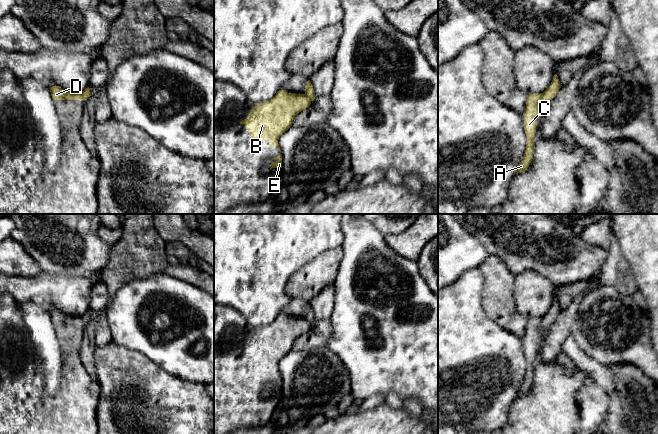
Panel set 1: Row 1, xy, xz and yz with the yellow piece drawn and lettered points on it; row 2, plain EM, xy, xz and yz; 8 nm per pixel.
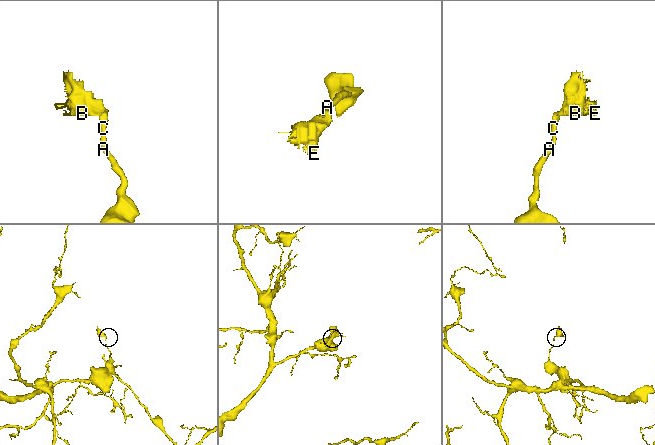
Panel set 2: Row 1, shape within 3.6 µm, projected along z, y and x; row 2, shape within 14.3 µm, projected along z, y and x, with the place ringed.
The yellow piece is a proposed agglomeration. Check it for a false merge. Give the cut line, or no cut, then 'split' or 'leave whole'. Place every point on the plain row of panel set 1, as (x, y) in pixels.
cut xy (81, 316), (84, 323); split

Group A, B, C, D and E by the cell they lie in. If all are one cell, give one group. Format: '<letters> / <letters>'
A C / B D E

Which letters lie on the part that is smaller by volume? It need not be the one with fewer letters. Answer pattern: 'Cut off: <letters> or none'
Cut off: B, D, E

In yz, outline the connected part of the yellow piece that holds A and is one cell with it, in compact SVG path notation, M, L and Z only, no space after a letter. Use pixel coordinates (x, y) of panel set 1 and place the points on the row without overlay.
M543 317L527 319L526 333L524 335L524 354L527 360L526 374L522 385L518 389L516 398L524 396L529 391L534 378L534 361L537 351L537 341L540 334Z

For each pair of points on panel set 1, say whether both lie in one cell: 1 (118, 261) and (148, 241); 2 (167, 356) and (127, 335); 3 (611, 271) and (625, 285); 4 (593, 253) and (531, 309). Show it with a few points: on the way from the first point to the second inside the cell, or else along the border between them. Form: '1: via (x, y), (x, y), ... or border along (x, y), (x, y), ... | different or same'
1: via (125, 261), (141, 248) | same
2: via (157, 349), (150, 347), (137, 335) | same
3: border along (622, 256), (618, 263), (618, 276), (614, 285) | different
4: border along (536, 272), (543, 275), (556, 286) | different

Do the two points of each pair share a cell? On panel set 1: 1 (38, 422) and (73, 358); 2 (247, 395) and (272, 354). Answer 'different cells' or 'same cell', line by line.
1: same cell
2: same cell

